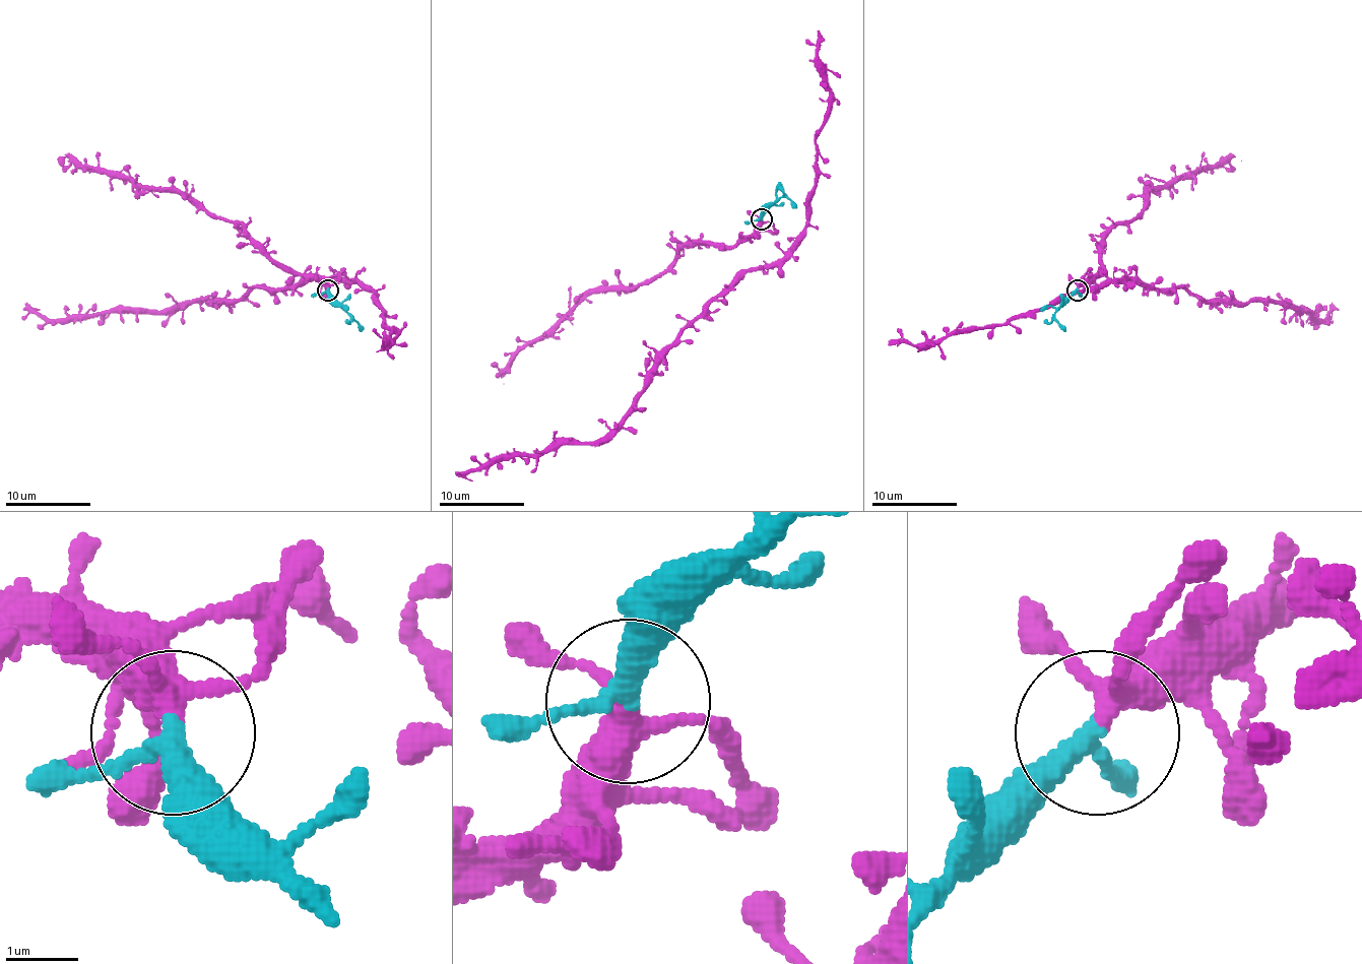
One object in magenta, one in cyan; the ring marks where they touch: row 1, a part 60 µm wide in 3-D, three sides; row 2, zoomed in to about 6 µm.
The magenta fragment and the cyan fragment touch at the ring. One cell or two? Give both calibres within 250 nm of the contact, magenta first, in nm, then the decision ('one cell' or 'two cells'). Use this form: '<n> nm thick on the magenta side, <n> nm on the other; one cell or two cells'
240 nm thick on the magenta side, 280 nm on the other; one cell

